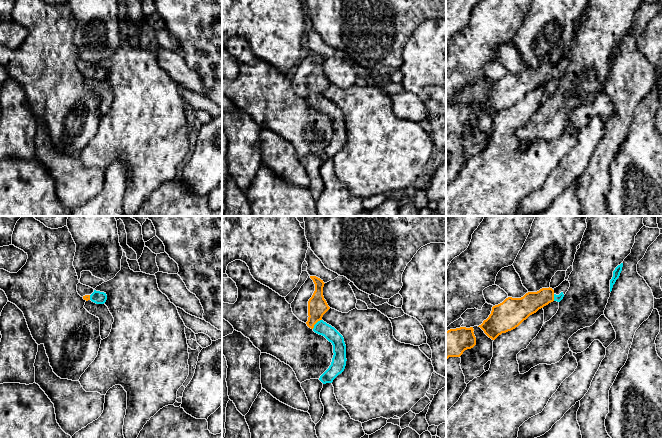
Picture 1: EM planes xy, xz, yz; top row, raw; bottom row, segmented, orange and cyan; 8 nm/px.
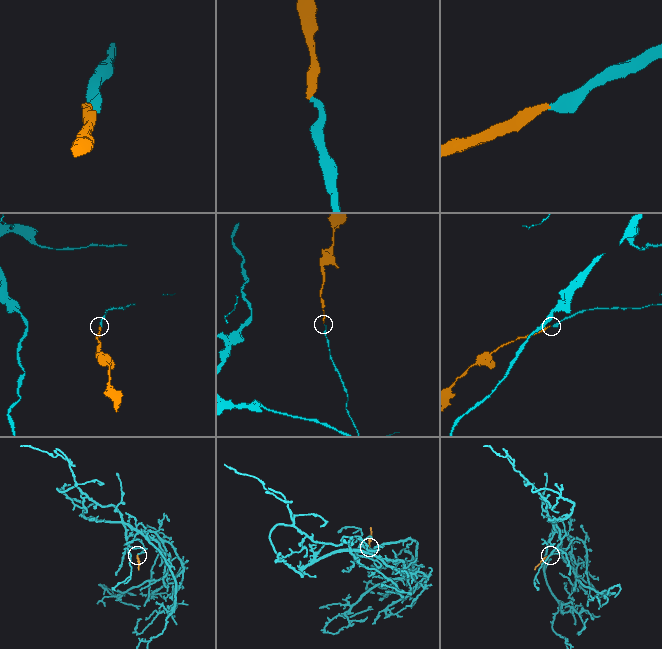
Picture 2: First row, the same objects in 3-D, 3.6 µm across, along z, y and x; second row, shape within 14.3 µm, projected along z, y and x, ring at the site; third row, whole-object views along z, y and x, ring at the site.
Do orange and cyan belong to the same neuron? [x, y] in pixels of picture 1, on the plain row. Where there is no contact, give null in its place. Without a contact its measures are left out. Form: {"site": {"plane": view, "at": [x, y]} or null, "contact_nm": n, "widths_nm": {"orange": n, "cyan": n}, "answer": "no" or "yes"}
{"site": {"plane": "xz", "at": [316, 98]}, "contact_nm": 110, "widths_nm": {"orange": 160, "cyan": 110}, "answer": "yes"}

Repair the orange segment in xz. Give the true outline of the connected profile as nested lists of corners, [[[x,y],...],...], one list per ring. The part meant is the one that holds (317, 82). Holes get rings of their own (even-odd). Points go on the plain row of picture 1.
[[[310,52],[315,60],[315,67],[308,77],[307,102],[315,109],[324,112],[333,121],[333,134],[329,144],[320,152],[323,159],[332,159],[346,142],[346,121],[343,112],[331,101],[322,96],[323,91],[330,85],[323,72],[324,58],[316,52]]]

